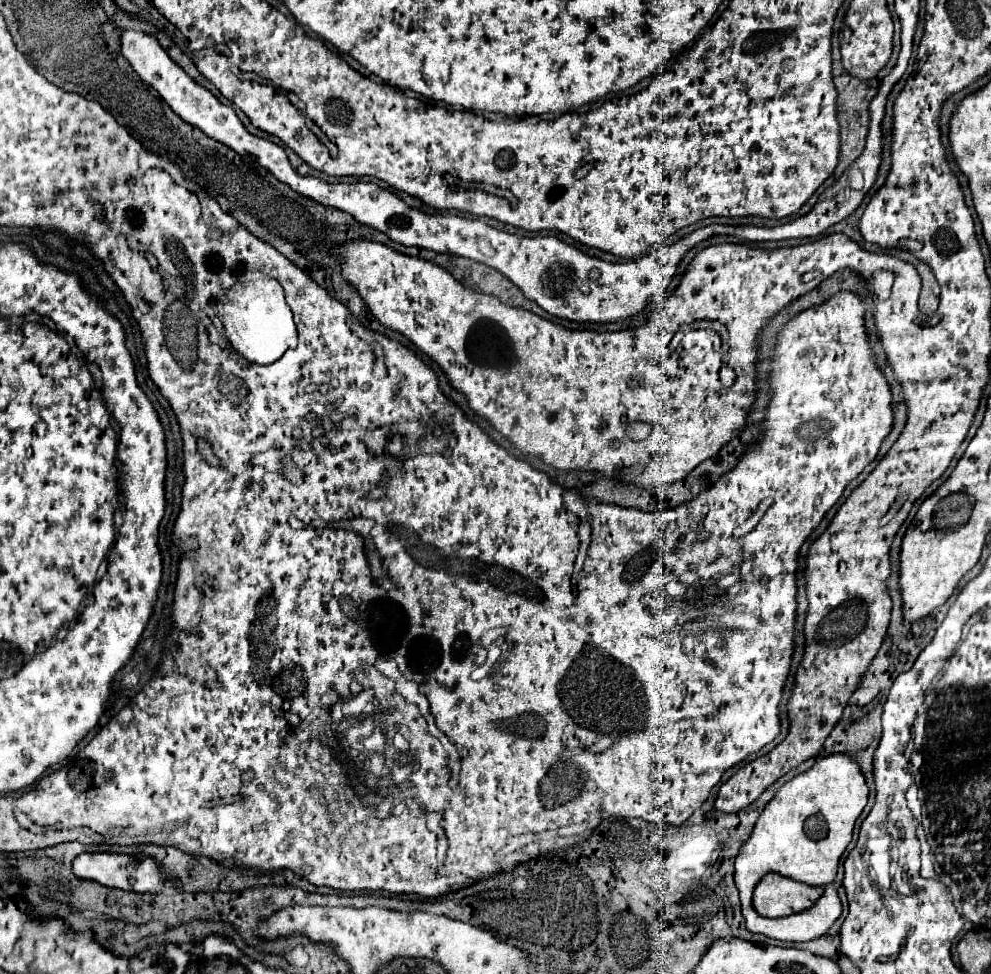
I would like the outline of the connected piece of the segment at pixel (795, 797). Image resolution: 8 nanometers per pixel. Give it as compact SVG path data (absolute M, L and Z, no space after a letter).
M835 753L819 759L809 771L785 783L775 799L761 813L753 835L741 847L735 861L735 883L741 895L741 909L751 933L761 933L777 941L813 941L829 931L837 919L767 919L753 909L753 887L767 873L781 873L807 885L831 885L839 859L853 837L853 827L867 805L869 787L855 761L849 755Z

